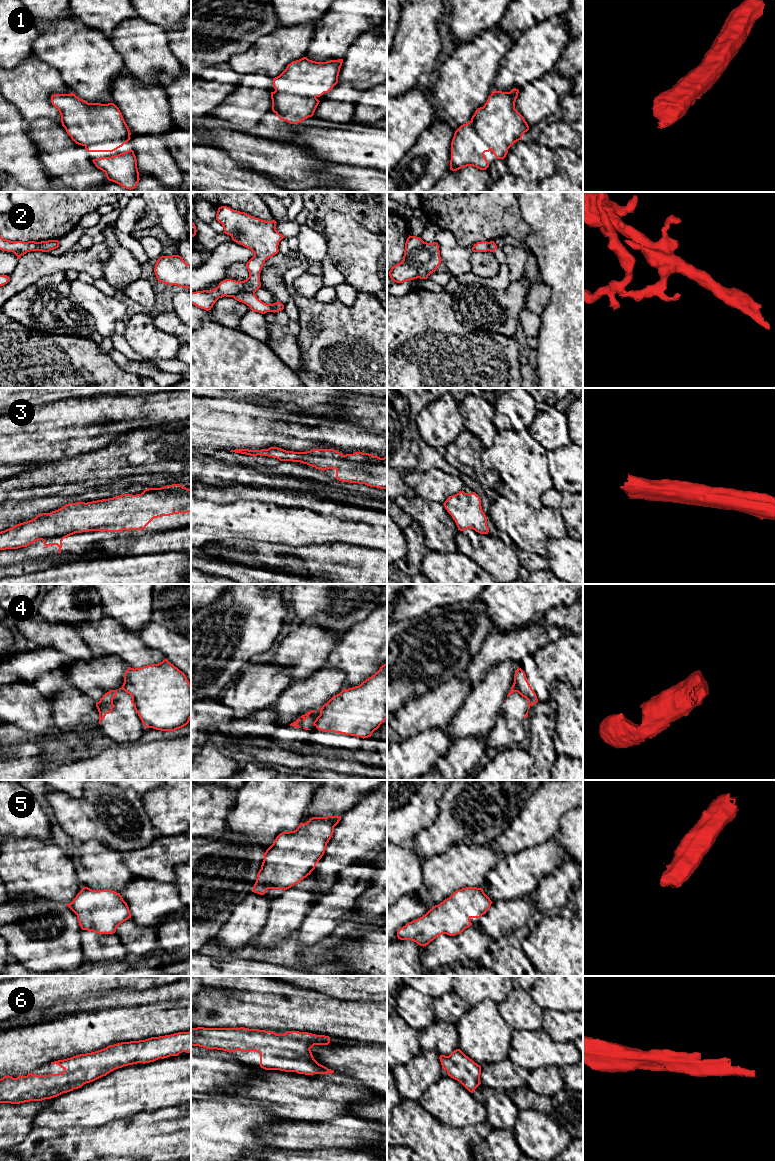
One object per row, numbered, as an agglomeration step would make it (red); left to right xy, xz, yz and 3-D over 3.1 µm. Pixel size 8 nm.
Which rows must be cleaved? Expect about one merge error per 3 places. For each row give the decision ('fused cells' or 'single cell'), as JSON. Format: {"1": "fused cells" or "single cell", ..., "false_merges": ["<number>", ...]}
{"1": "single cell", "2": "fused cells", "3": "single cell", "4": "fused cells", "5": "single cell", "6": "single cell", "false_merges": ["2", "4"]}

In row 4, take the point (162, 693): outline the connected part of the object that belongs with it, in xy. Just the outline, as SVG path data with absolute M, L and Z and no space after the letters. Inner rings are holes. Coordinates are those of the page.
M167 659L140 668L128 667L122 688L134 698L146 728L175 731L191 719L191 684Z

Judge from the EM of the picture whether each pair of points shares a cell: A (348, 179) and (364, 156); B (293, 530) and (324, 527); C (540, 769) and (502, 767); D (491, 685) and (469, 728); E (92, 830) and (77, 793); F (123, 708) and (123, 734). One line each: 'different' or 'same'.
A: different
B: same
C: different
D: same
E: different
F: same

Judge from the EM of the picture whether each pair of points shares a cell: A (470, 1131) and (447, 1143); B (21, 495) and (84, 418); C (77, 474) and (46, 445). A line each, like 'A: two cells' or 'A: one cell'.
A: one cell
B: two cells
C: two cells

